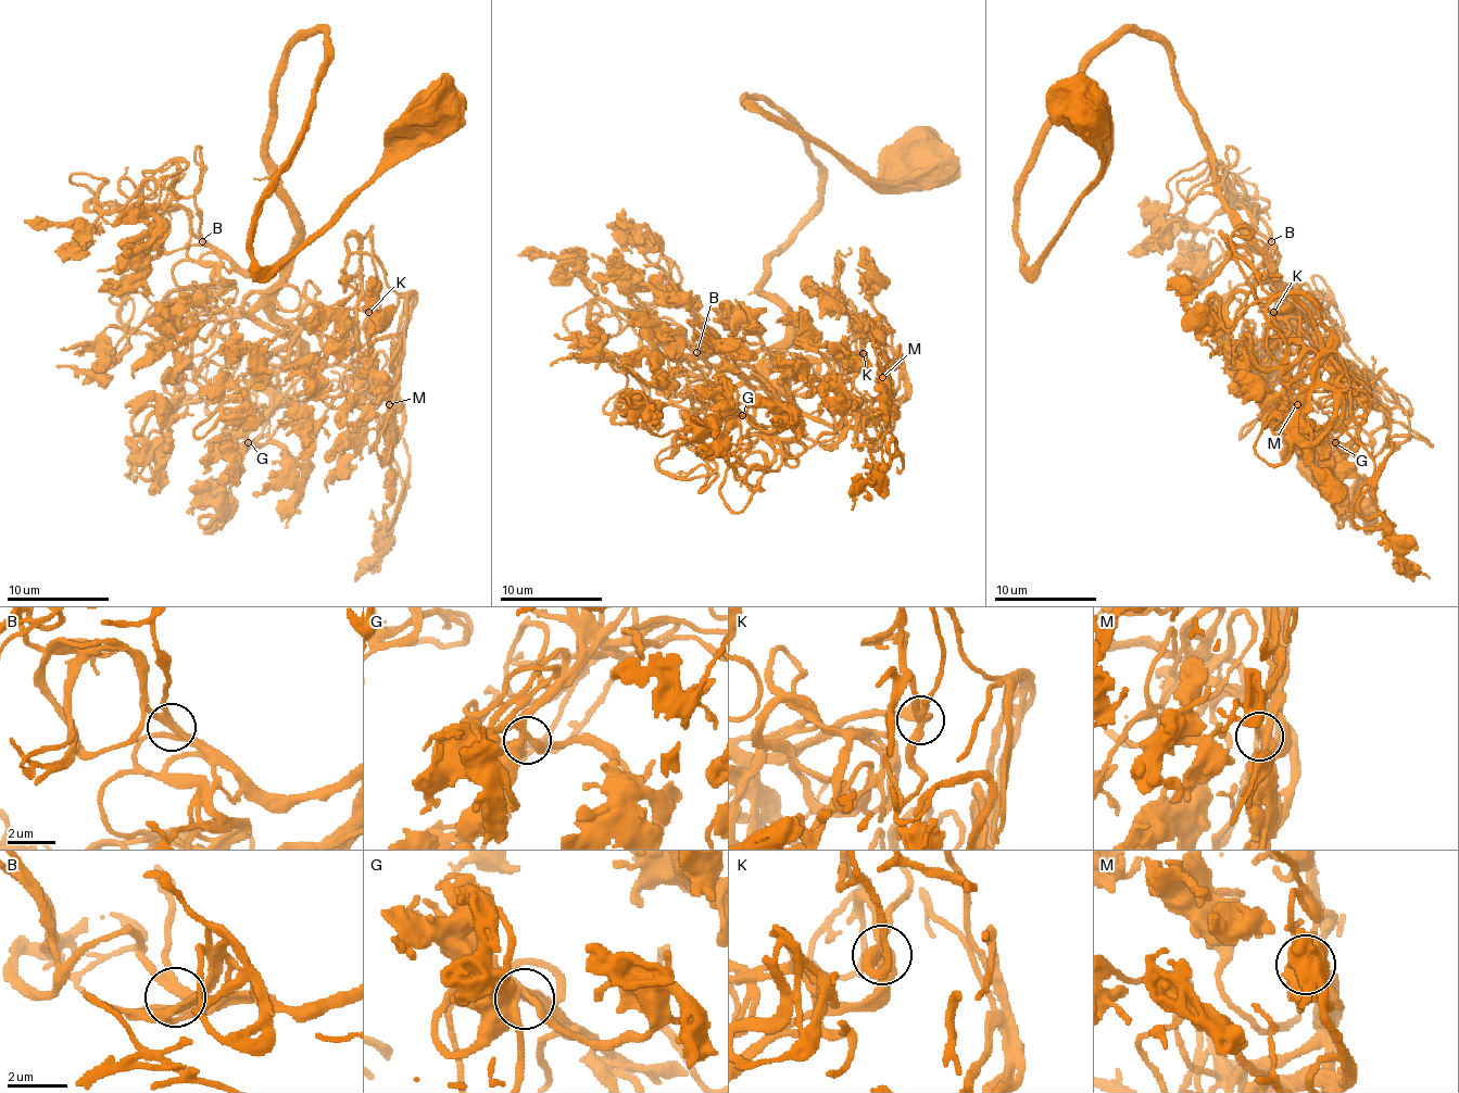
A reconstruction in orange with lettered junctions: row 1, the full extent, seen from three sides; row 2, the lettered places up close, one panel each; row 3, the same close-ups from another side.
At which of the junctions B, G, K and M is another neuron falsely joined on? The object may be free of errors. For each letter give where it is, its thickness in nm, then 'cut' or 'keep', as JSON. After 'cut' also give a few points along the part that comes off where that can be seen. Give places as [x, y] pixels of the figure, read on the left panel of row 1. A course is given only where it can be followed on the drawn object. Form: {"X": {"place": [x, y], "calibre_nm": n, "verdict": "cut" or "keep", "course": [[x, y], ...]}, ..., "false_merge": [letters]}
{"B": {"place": [202, 241], "calibre_nm": 260, "verdict": "keep"}, "G": {"place": [248, 442], "calibre_nm": 280, "verdict": "keep"}, "K": {"place": [368, 312], "calibre_nm": 360, "verdict": "keep"}, "M": {"place": [389, 404], "calibre_nm": 300, "verdict": "keep"}, "false_merge": []}

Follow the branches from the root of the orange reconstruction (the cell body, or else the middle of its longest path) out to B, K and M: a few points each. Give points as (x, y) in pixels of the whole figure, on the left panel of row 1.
B: (435, 115), (261, 266), (253, 210), (327, 60), (304, 34), (266, 136), (297, 243), (236, 268), (202, 241)
K: (435, 115), (261, 266), (253, 210), (327, 37), (287, 52), (284, 281), (323, 319), (368, 312)
M: (435, 115), (272, 266), (253, 210), (323, 32), (266, 136), (297, 230), (274, 312), (389, 404)

